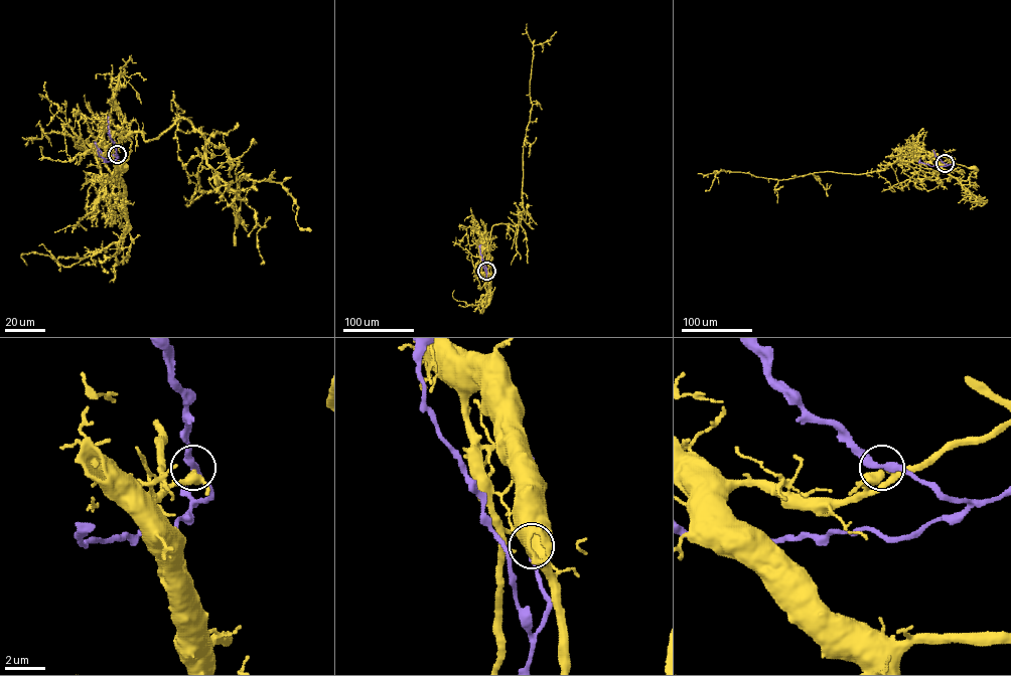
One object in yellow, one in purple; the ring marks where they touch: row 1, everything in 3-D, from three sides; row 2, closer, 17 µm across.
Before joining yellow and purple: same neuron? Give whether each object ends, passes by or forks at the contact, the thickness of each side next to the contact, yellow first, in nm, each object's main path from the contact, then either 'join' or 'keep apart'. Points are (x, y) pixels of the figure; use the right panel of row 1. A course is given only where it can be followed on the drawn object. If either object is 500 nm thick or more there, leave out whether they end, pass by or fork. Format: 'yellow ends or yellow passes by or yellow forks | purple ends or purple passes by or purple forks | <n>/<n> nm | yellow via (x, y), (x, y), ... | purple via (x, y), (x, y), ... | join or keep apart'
yellow passes by | purple passes by | 360/340 nm | yellow via (945, 163), (939, 164), (926, 152), (916, 153), (916, 156), (933, 154), (975, 168) | purple via (945, 163), (948, 165), (931, 166), (920, 162), (920, 159) | join

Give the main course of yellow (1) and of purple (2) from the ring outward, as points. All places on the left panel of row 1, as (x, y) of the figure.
1: (117, 154), (112, 157), (107, 152), (99, 119), (117, 133), (123, 129), (127, 132), (131, 150), (120, 166)
2: (117, 154), (114, 161), (106, 162), (105, 158), (104, 162), (94, 142)

